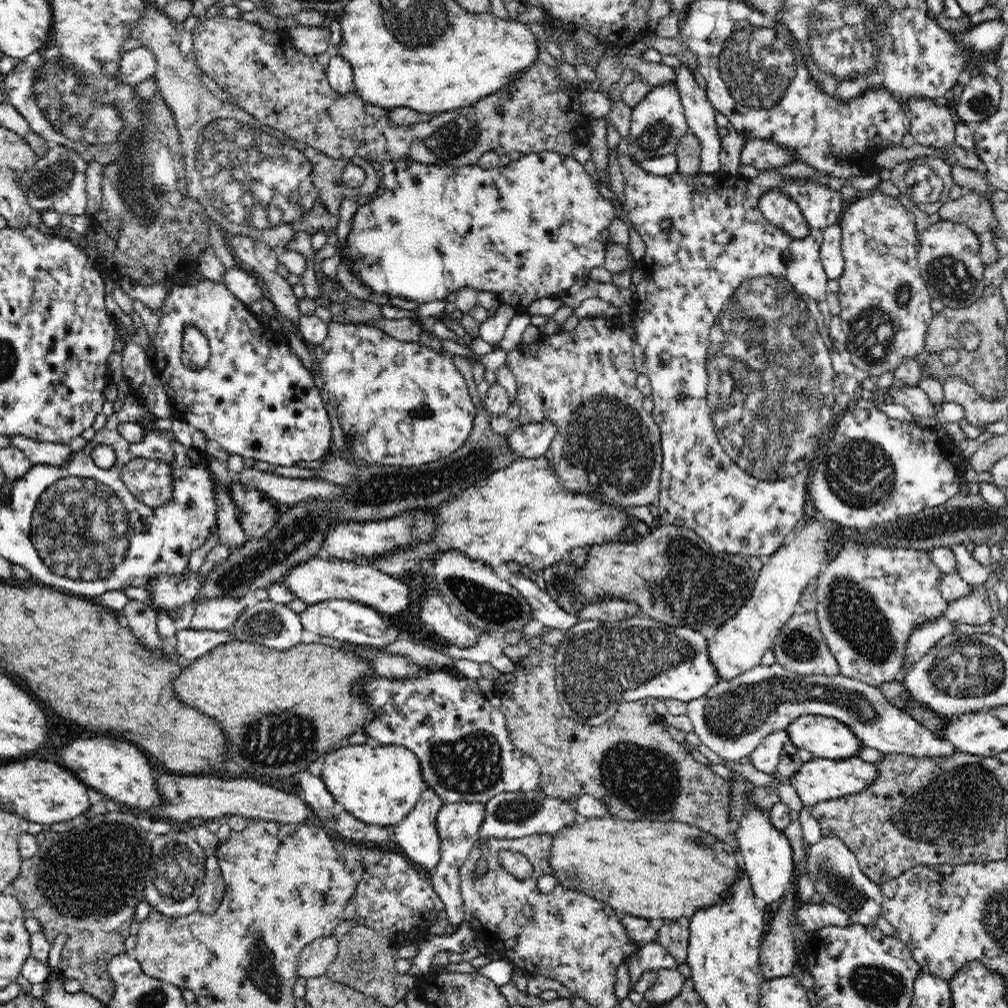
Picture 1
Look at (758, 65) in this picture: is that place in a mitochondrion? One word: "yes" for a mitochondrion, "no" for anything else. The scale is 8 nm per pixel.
yes

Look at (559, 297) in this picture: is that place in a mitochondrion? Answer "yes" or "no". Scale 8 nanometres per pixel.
no

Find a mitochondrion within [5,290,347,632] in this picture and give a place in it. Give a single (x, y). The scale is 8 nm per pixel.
(82, 529)

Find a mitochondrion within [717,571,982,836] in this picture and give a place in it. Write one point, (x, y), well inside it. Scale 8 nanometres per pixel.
(852, 612)

